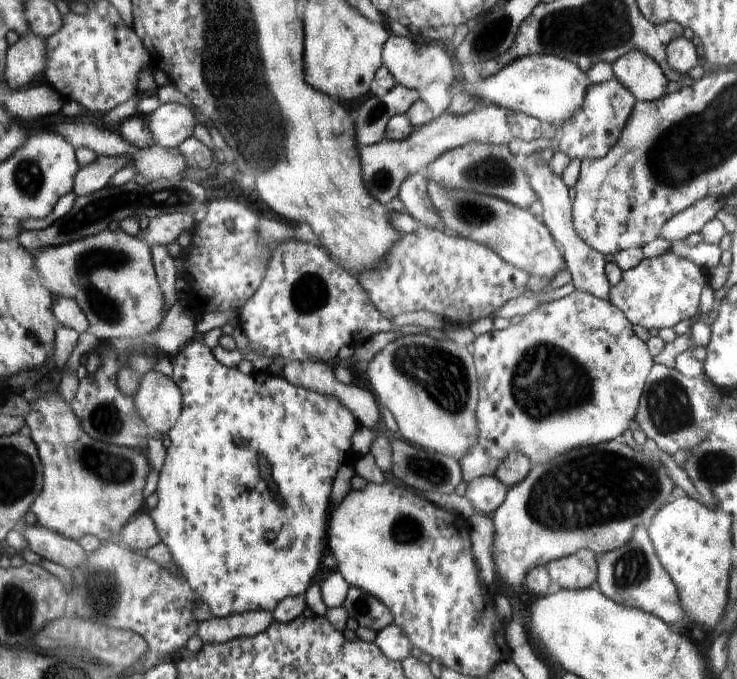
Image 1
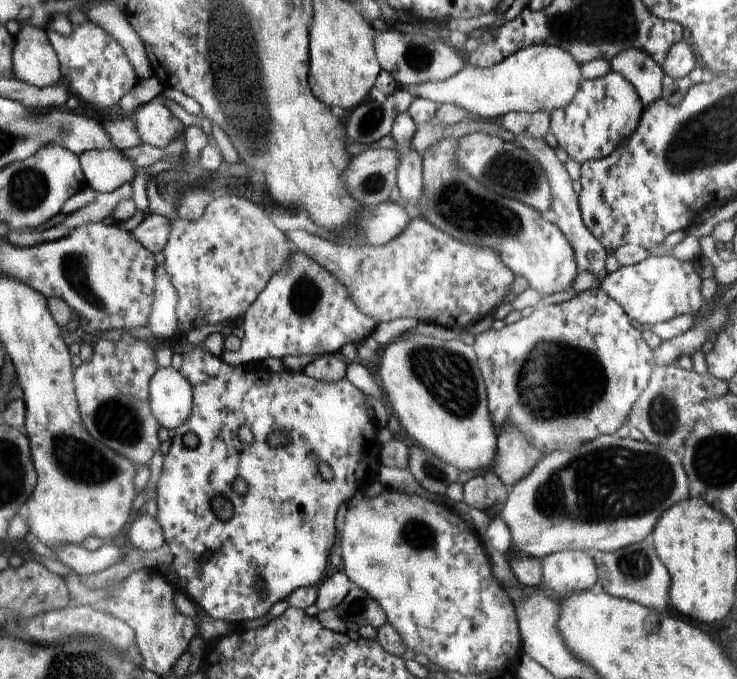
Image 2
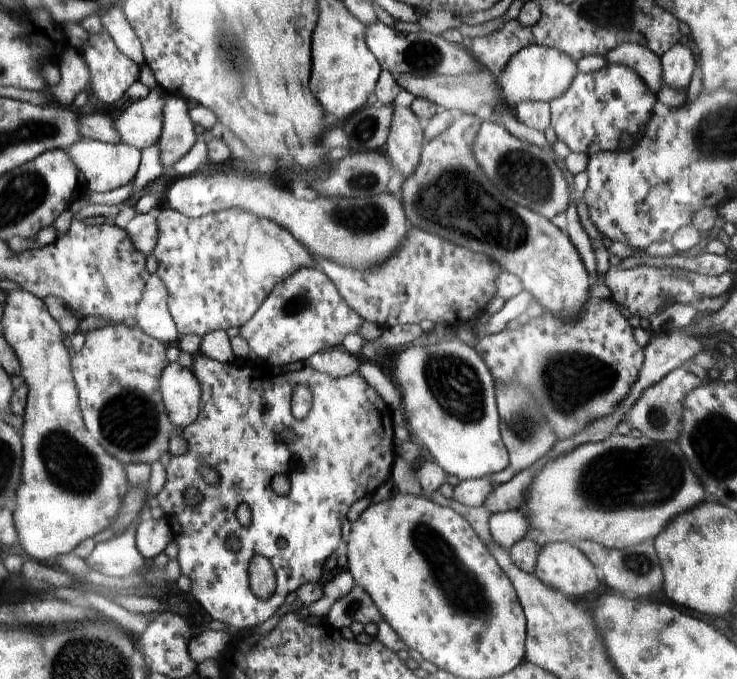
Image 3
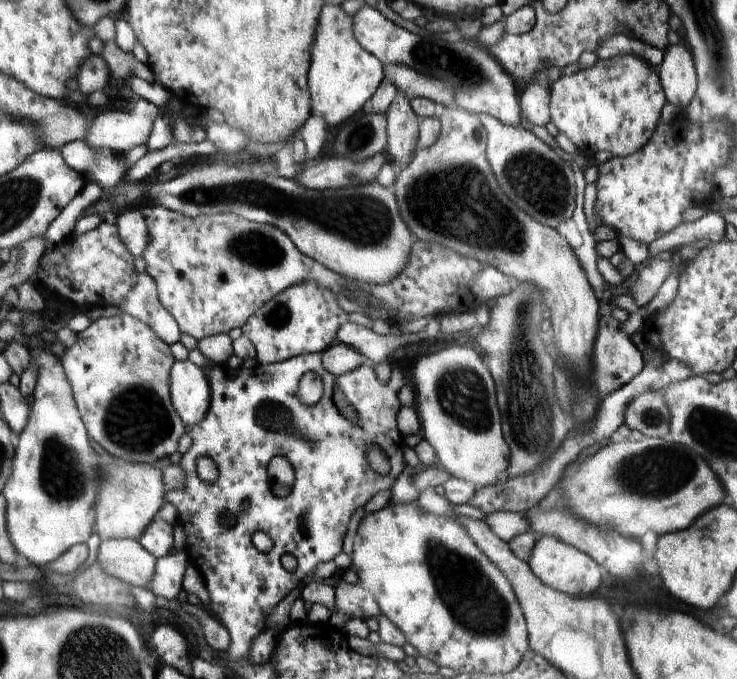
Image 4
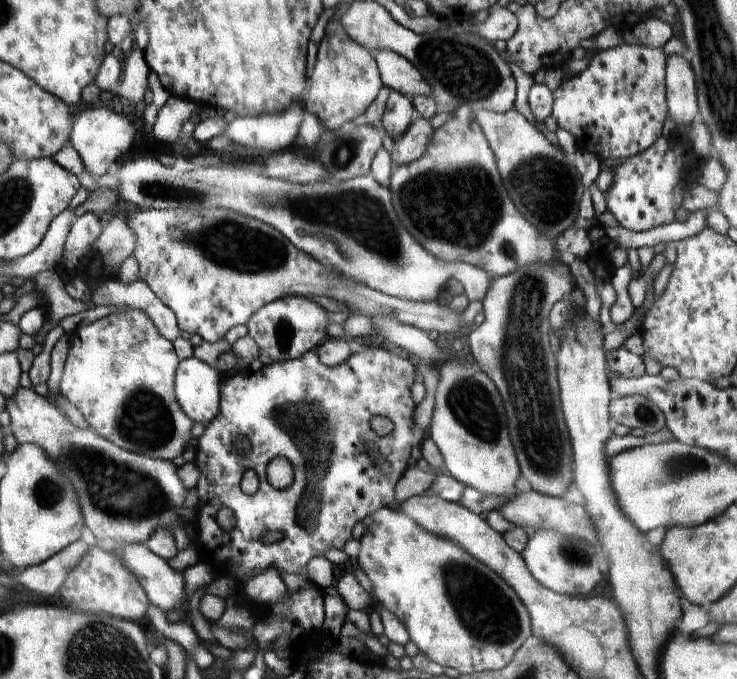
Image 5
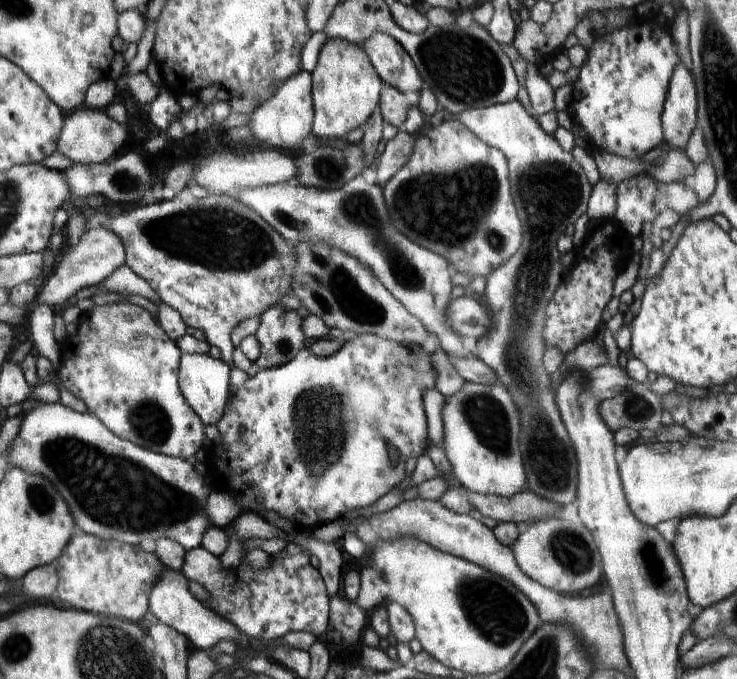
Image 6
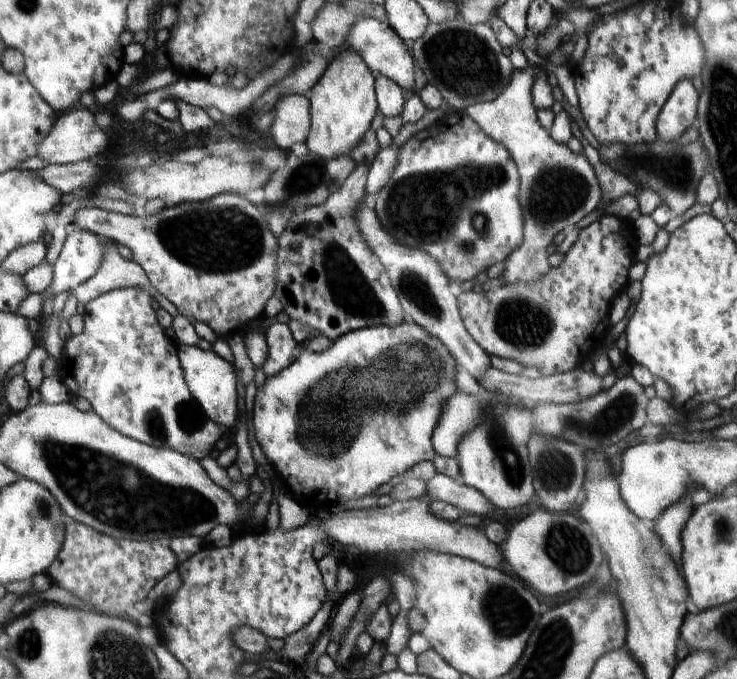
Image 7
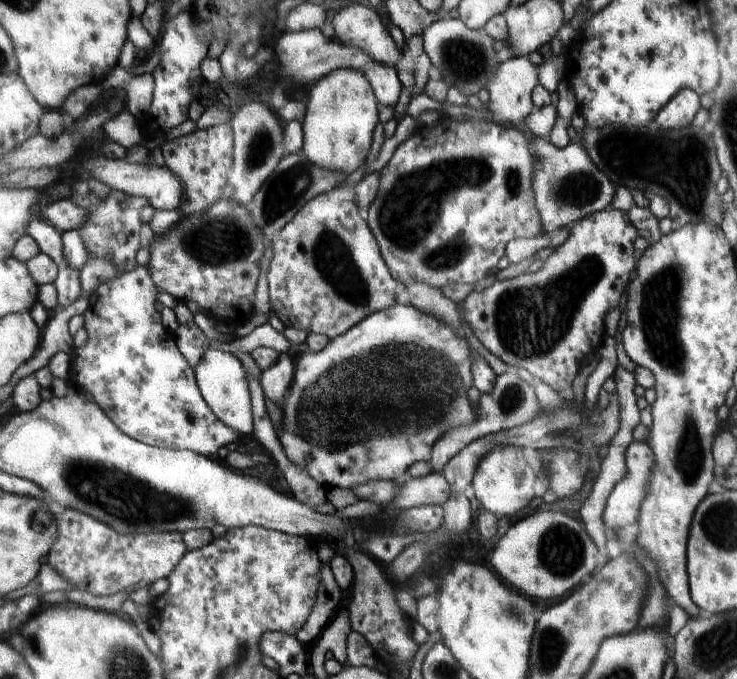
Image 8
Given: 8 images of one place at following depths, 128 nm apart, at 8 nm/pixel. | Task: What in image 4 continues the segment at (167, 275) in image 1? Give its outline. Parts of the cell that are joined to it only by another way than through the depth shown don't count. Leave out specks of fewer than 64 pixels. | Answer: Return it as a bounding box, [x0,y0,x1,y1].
[119,273,180,345]

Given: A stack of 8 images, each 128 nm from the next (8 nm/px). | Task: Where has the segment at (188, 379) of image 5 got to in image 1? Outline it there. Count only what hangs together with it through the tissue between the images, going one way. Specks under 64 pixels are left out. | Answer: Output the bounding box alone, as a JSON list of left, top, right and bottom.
[134,370,182,434]

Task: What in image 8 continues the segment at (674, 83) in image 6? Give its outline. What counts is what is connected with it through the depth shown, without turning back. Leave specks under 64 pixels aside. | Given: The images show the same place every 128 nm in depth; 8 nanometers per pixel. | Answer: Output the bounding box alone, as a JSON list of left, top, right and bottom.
[654,88,700,130]

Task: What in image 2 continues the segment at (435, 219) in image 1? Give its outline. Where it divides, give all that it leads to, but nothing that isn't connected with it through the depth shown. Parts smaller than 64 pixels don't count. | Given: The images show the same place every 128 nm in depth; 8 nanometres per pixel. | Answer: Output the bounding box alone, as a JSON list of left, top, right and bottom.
[391,112,423,208]

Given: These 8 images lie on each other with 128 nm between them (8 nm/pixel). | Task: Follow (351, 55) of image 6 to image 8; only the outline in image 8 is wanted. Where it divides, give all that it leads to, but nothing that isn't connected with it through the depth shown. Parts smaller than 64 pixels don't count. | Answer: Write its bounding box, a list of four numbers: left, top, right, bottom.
[303,68,378,176]

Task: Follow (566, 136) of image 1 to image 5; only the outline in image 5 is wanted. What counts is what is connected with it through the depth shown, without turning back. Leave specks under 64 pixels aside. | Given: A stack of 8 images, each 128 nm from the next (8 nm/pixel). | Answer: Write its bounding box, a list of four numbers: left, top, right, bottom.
[552,43,669,160]

